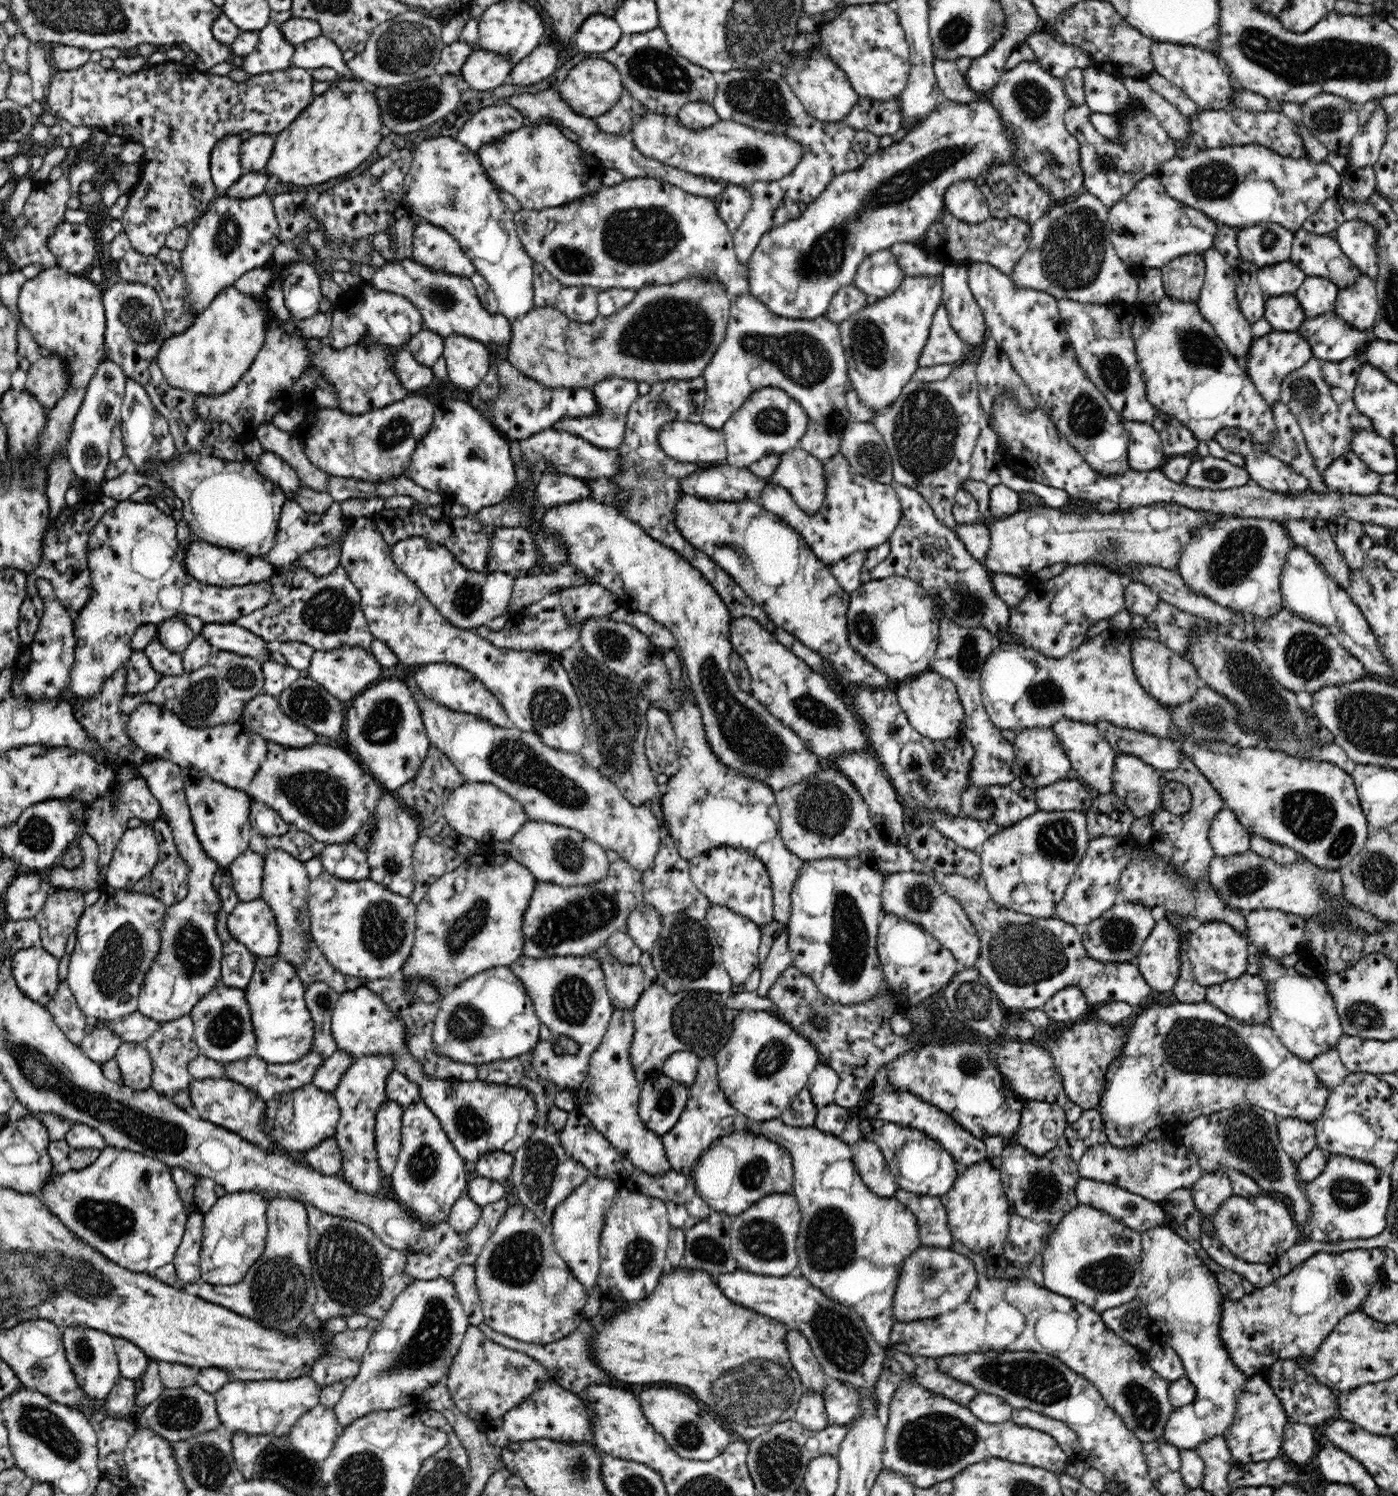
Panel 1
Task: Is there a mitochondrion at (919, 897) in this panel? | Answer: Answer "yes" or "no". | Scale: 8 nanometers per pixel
yes

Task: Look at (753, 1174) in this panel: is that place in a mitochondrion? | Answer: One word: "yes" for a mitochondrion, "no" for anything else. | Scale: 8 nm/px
yes

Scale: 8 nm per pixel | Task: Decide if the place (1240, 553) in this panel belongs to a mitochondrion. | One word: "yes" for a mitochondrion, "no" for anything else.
yes

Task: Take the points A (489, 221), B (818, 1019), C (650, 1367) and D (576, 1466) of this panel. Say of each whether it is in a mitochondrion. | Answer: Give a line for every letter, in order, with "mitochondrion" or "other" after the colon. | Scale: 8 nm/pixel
A: other
B: mitochondrion
C: other
D: mitochondrion

